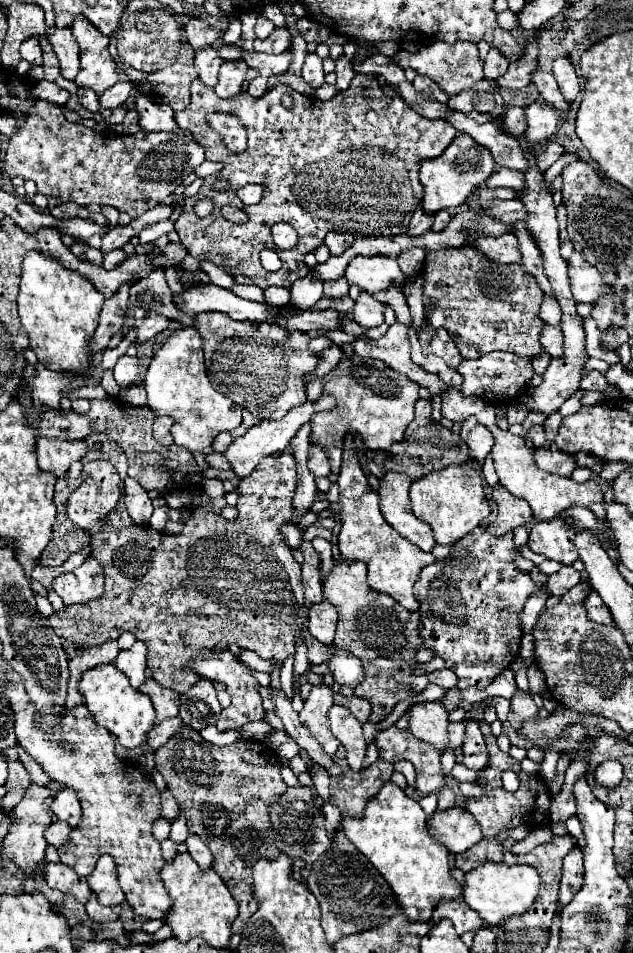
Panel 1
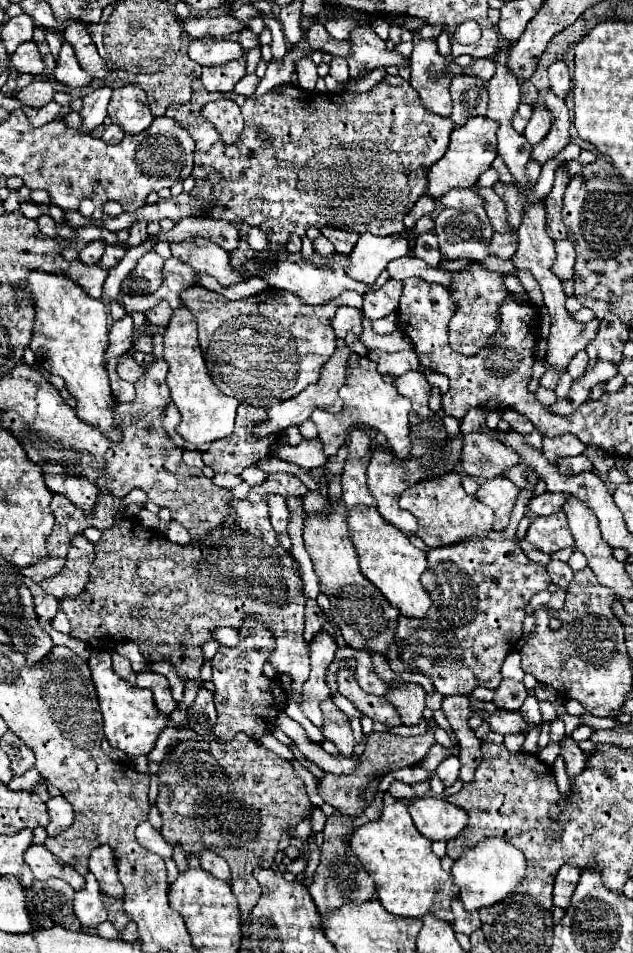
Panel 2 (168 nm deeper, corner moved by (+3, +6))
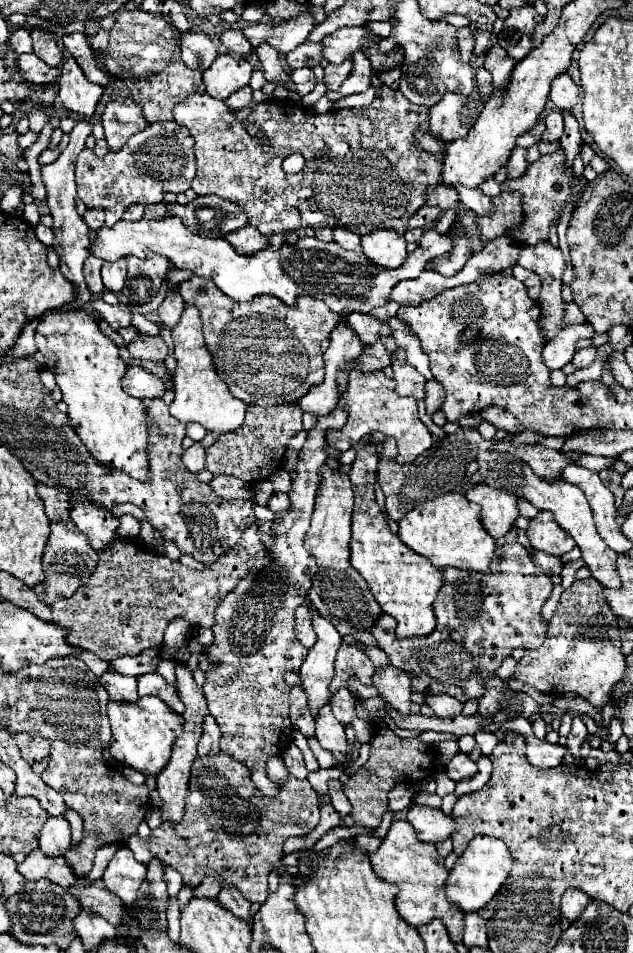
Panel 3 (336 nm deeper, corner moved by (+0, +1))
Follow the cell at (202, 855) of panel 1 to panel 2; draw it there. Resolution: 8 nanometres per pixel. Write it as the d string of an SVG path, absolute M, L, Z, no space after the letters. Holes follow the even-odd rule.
M208 848L202 850L198 858L200 858L200 864L202 864L202 868L204 868L206 872L210 872L210 874L216 876L216 878L222 878L222 880L230 882L230 868L228 868L228 864L226 864L224 858L220 858L218 854L210 852Z

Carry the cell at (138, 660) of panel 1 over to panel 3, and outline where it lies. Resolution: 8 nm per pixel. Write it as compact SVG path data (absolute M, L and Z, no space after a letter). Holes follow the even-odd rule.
M105 671L99 677L101 685L105 687L105 691L109 693L111 701L119 701L119 703L133 703L137 701L137 683L135 677L125 677L117 671Z

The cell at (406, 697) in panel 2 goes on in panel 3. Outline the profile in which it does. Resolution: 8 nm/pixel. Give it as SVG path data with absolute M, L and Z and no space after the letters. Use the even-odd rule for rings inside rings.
M385 665L373 673L373 685L379 689L383 699L397 709L401 715L409 715L411 705L411 681L401 669Z

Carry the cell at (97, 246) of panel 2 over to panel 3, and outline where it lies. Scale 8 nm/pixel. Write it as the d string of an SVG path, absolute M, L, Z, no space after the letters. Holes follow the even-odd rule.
M93 255L85 259L83 273L85 273L85 281L87 281L91 293L101 293L105 289L103 283L101 283L101 265L103 265L103 261L93 257Z

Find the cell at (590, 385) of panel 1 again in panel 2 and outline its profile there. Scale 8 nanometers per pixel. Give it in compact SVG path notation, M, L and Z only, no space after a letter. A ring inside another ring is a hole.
M578 352L578 356L574 356L574 360L570 362L570 368L568 368L568 374L576 380L576 378L582 378L586 374L586 368L588 368L588 356L586 352Z

